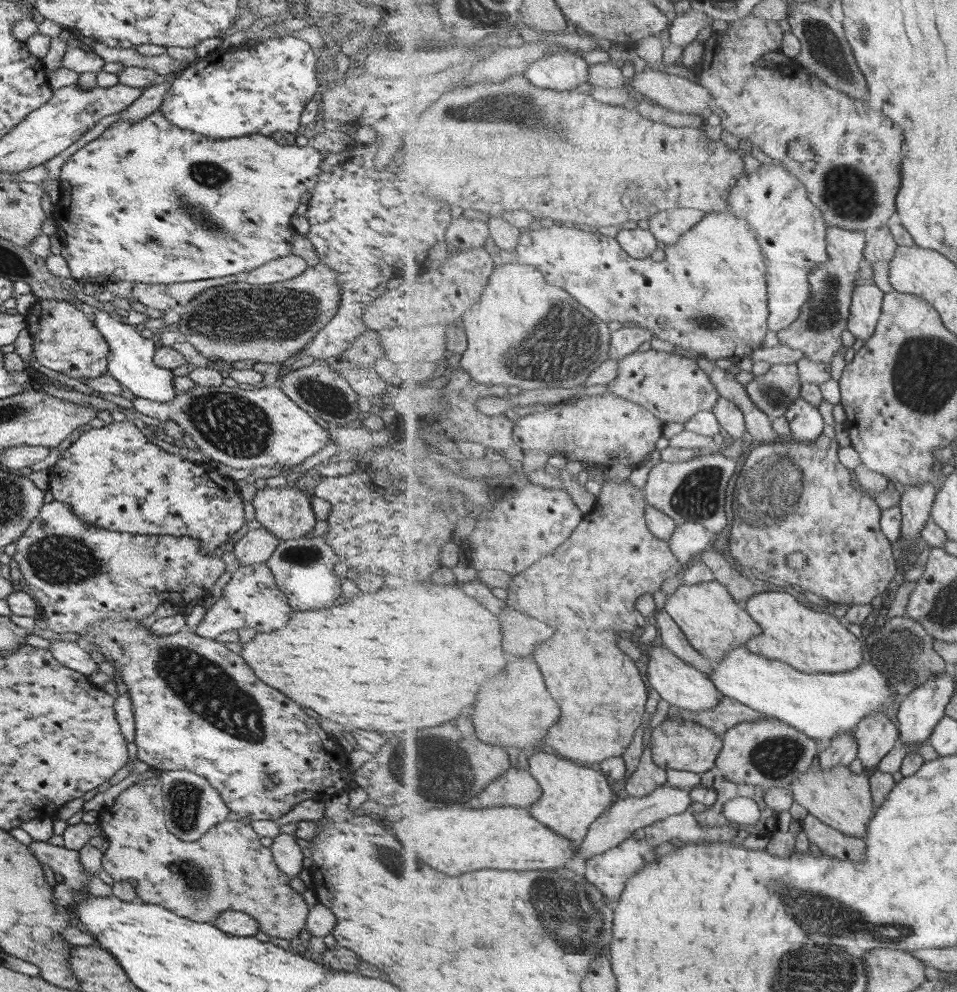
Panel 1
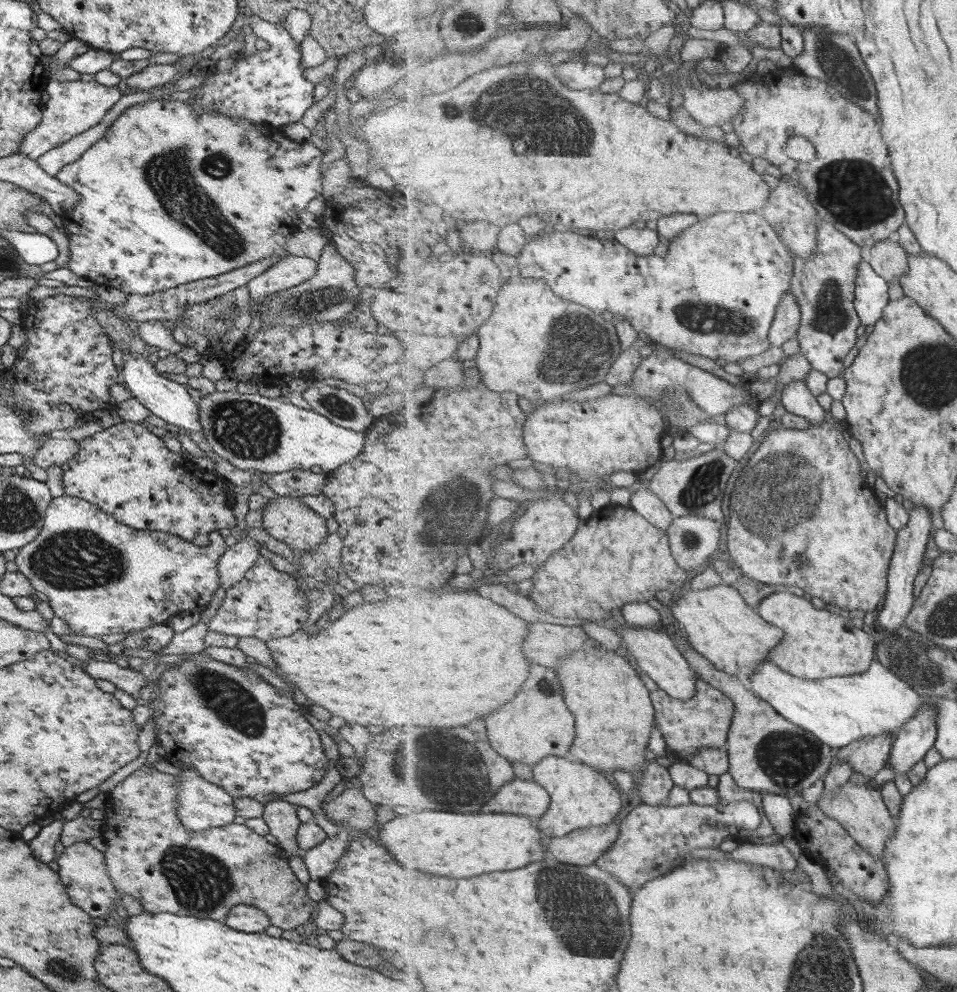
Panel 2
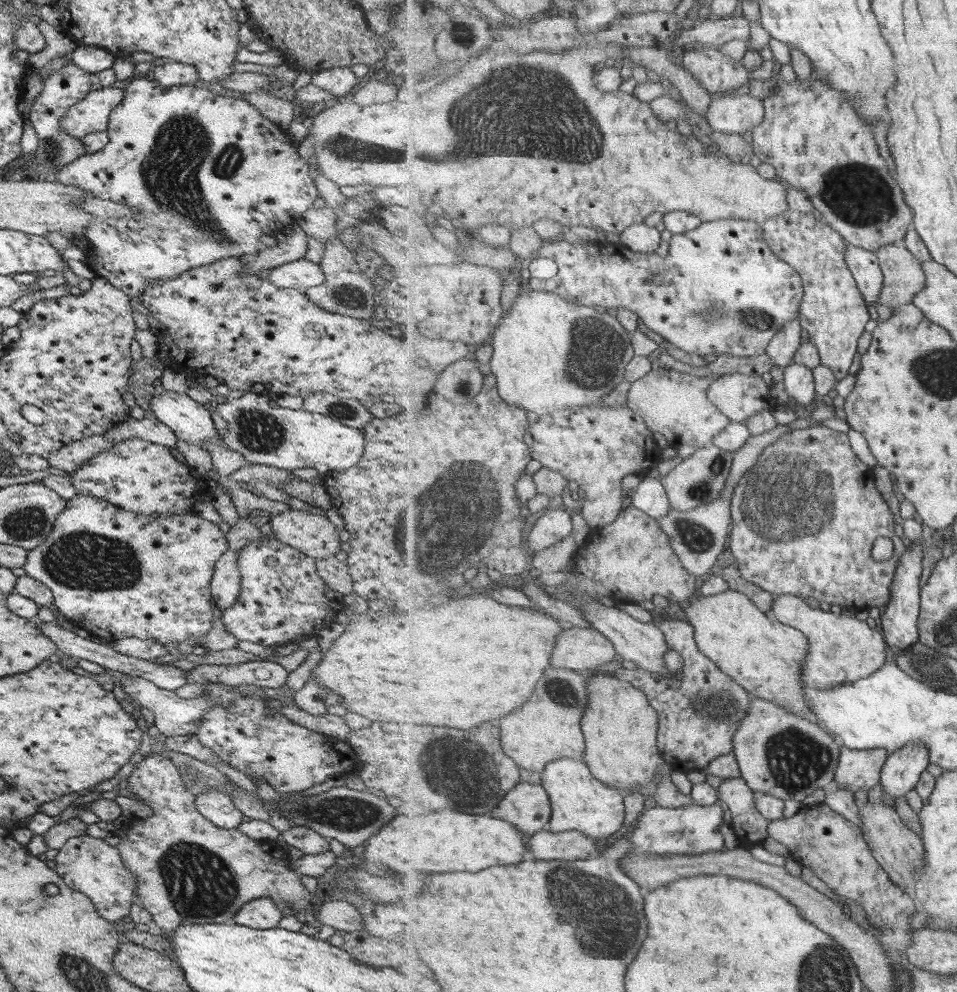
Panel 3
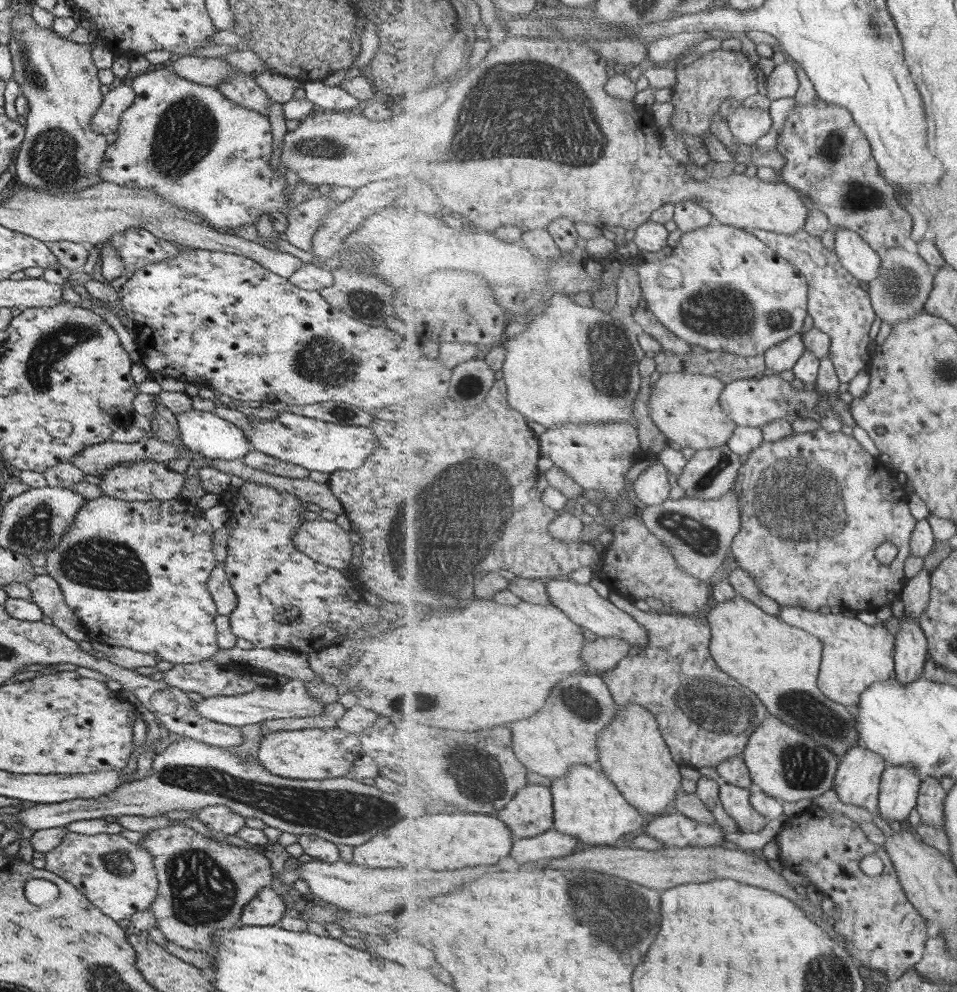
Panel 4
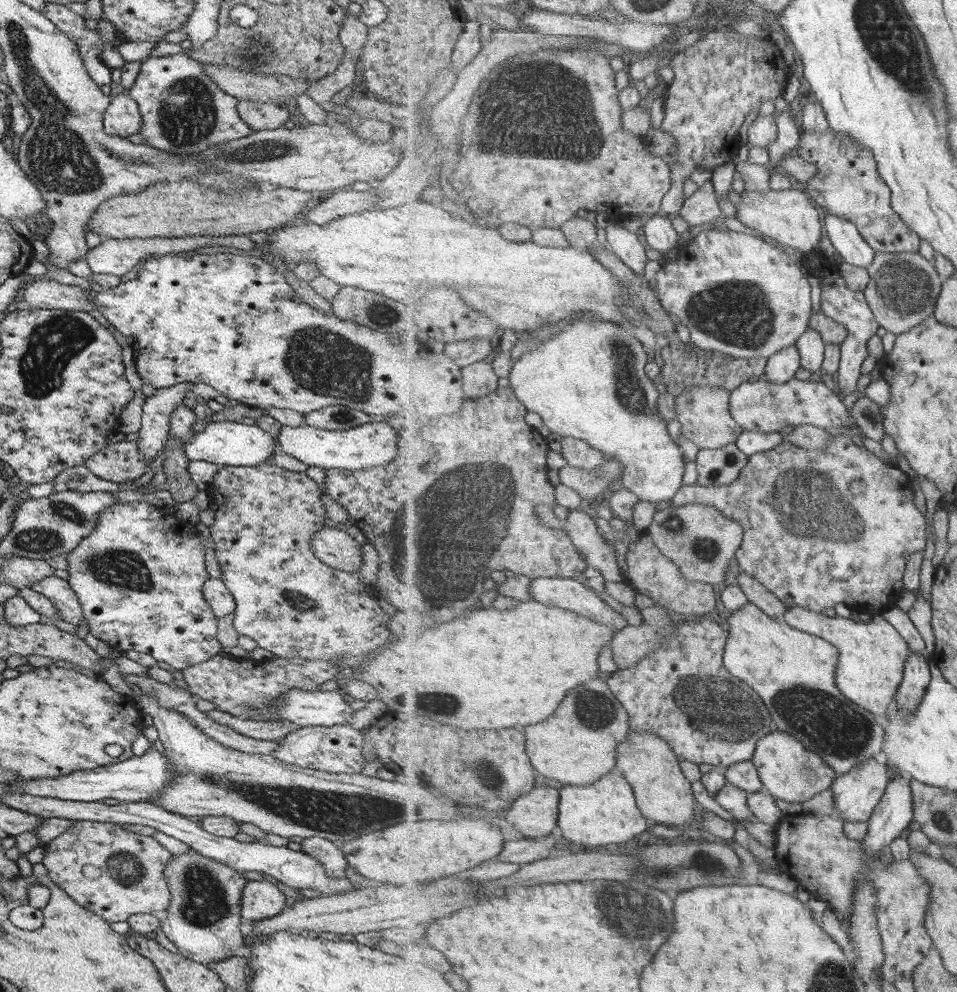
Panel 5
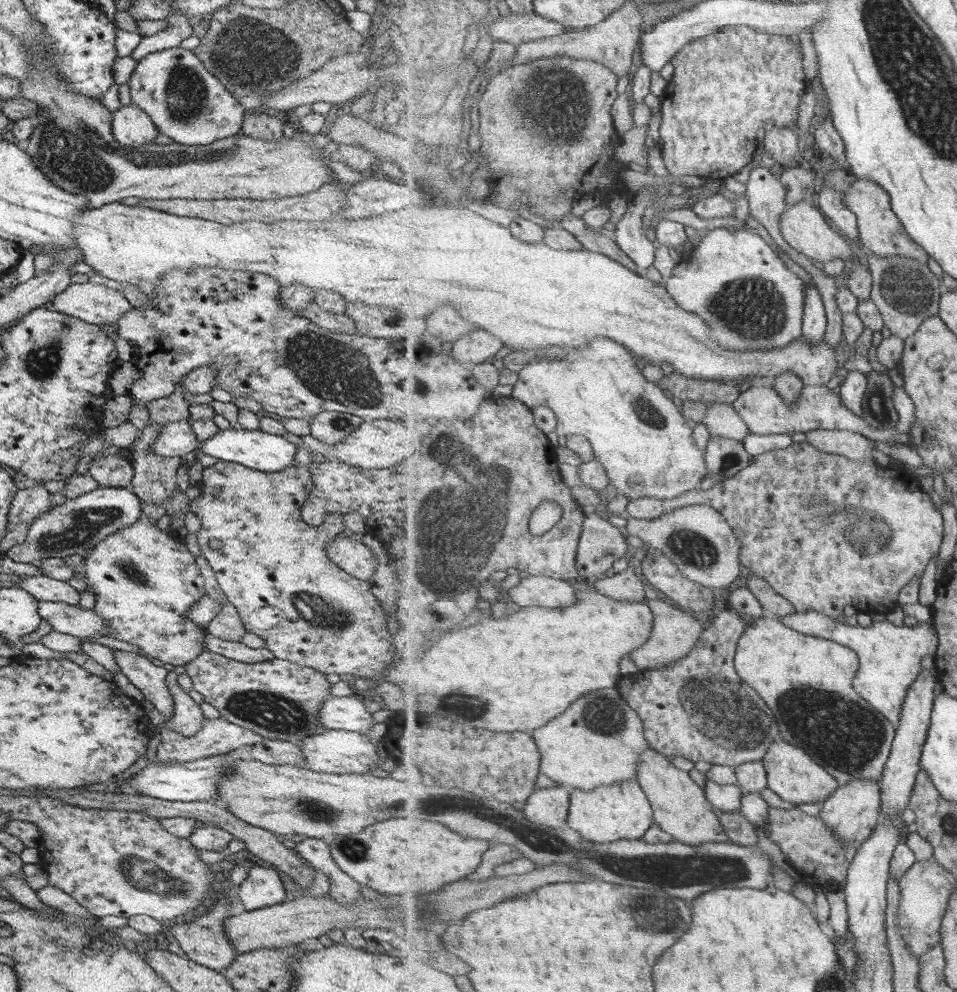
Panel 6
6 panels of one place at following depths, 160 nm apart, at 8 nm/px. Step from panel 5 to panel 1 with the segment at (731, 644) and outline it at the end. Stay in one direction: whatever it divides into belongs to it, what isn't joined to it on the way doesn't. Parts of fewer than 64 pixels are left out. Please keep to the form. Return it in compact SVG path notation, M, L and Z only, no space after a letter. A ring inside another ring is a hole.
M716 580L679 586L666 598L664 610L683 629L691 644L712 662L721 662L732 650L747 646L754 636L762 634L762 626L733 600L727 586Z

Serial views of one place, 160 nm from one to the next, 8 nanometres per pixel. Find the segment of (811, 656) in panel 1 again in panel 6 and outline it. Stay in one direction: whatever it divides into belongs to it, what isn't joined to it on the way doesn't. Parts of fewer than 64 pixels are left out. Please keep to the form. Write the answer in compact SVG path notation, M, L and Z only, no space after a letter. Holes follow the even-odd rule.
M815 610L807 613L794 612L780 619L793 630L826 638L856 650L861 666L855 677L855 690L896 727L899 726L903 705L911 685L925 670L923 658L929 654L934 657L940 643L933 618L929 622L919 622L914 627L895 626L895 624L885 620L873 622L868 628L858 624L851 626L844 623L840 618L831 618Z

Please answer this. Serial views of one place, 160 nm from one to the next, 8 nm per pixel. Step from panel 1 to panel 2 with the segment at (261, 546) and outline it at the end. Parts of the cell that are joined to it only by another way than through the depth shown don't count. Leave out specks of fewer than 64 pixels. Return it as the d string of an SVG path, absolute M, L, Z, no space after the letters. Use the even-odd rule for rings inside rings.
M248 536L244 540L238 538L235 544L225 547L217 561L218 586L226 592L235 583L241 582L244 572L259 557L258 542Z

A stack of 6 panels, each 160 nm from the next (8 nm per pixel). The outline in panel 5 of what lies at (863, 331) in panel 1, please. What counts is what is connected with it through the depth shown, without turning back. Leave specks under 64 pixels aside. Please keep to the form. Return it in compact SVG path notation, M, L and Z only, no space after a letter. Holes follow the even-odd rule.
M825 213L823 225L825 233L833 241L844 262L865 268L869 268L873 264L877 252L864 239L854 222Z

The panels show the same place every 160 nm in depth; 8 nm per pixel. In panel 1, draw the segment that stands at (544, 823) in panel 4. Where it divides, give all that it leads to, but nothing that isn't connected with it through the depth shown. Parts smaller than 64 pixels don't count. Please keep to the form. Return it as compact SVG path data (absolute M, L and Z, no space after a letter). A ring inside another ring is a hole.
M517 767L494 780L479 796L469 796L471 808L519 806L529 809L543 796L544 790L530 773Z

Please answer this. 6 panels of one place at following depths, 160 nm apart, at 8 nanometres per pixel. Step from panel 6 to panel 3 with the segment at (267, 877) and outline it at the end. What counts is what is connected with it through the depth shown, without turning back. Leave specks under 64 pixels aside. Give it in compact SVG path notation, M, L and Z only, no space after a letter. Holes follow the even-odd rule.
M260 898L246 902L233 915L231 922L252 929L263 930L277 927L281 911L270 898Z

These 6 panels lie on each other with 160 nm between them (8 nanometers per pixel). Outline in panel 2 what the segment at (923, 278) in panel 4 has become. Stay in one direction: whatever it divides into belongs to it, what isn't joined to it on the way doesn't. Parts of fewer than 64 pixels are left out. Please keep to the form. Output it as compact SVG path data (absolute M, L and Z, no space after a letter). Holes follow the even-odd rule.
M896 236L871 246L869 264L888 282L899 280L910 271L909 254L899 246Z

